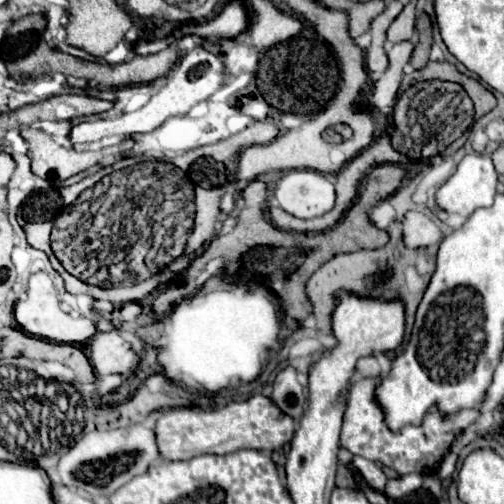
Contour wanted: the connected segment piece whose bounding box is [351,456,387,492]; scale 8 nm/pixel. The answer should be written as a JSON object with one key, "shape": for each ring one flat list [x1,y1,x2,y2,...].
{"shape":[[353,456,351,464,359,470,359,474,363,476,363,480,365,480,373,490,383,492,385,482,387,482,387,476,383,474,383,470,381,470,379,464,375,464,375,462,367,460,367,458,361,458,361,456]]}

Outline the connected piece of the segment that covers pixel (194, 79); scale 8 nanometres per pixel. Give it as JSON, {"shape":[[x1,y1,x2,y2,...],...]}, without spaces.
{"shape":[[197,46,175,62,175,66,167,74,167,84,155,96,151,96,145,106,121,116,123,120,127,120,127,124,159,124,159,120,187,114,197,102,203,102,211,94,215,94,217,88,223,84,223,78,225,78,223,62,213,52]]}

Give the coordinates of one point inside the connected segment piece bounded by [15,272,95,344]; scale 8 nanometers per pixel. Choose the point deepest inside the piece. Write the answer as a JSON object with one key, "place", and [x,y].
{"place":[40,314]}

